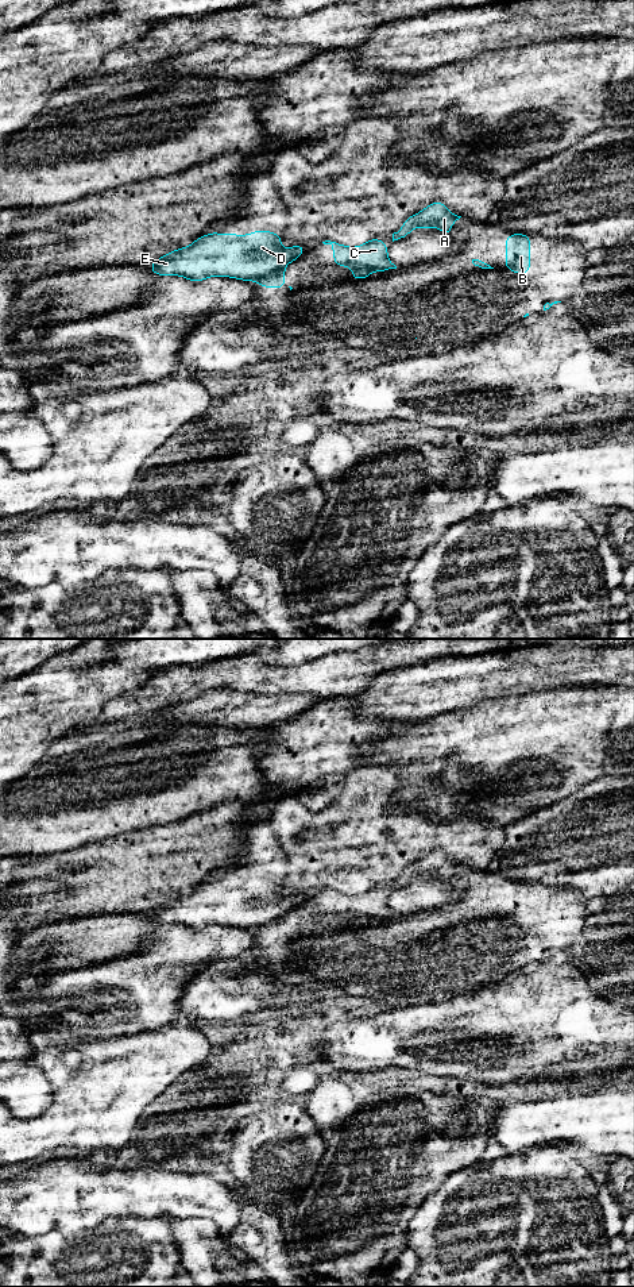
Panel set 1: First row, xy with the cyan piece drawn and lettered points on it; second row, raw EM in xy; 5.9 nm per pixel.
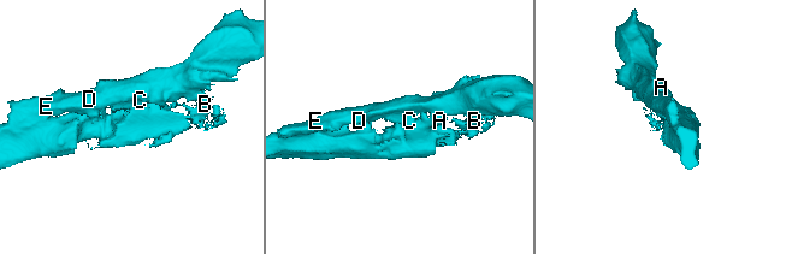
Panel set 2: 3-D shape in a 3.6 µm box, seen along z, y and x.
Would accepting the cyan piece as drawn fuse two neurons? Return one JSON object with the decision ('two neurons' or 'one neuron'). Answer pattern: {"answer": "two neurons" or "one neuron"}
{"answer": "two neurons"}

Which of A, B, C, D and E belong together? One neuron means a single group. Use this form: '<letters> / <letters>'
A B C / D E

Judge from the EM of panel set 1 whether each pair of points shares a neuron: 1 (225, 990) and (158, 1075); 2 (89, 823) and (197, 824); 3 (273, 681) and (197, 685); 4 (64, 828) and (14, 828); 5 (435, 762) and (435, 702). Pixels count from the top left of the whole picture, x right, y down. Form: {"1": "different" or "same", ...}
{"1": "different", "2": "different", "3": "same", "4": "same", "5": "different"}

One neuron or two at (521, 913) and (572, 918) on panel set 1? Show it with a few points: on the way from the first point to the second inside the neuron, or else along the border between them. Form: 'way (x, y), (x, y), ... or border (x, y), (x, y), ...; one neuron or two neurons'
way (532, 900), (553, 900), (559, 905); one neuron

